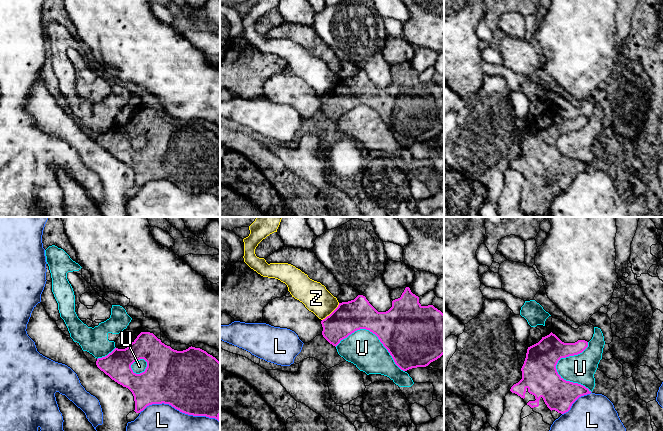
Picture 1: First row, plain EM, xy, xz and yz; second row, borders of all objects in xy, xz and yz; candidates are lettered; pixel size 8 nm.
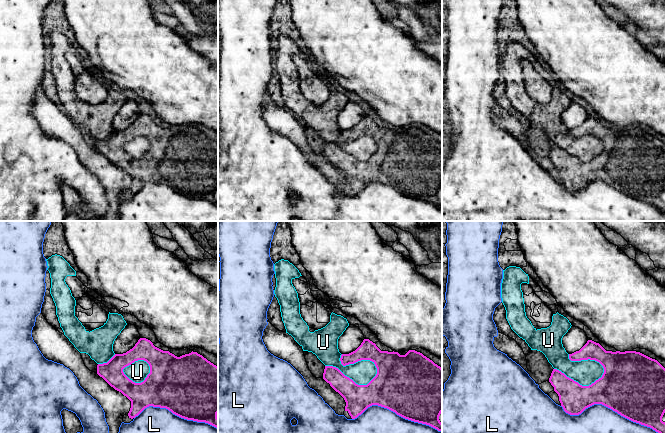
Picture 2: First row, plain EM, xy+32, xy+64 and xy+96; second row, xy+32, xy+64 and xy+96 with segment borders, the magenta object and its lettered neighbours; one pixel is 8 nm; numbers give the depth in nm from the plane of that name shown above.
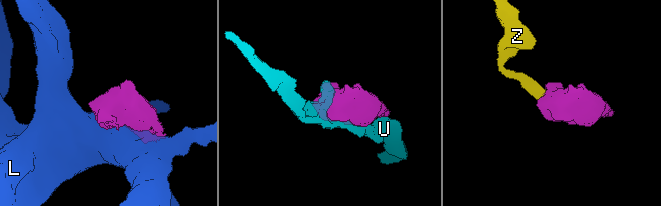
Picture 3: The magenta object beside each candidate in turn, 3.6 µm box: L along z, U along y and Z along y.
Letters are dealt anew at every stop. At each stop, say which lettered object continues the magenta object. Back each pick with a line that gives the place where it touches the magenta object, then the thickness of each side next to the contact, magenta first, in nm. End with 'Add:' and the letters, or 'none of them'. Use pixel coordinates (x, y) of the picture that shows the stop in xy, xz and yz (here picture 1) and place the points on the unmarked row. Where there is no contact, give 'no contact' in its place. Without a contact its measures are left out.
Add: none of them

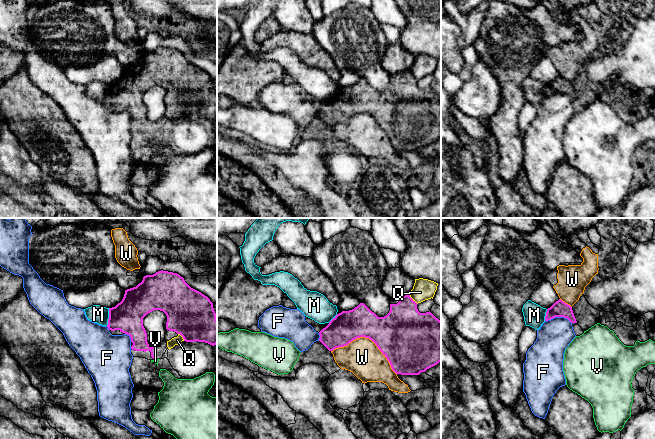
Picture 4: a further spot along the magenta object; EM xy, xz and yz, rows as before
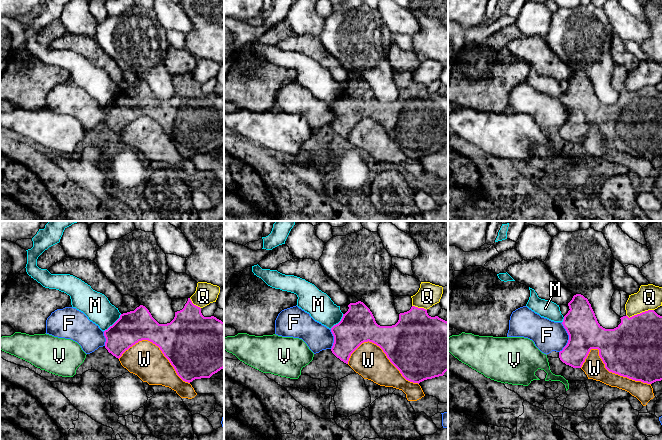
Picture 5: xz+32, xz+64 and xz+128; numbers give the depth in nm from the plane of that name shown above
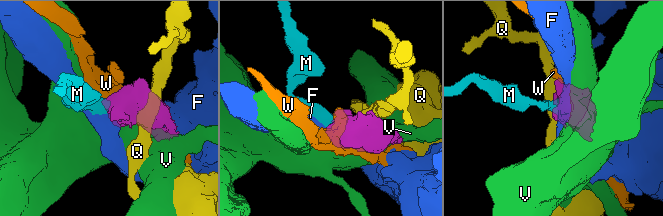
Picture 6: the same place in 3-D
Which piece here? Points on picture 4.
Add: none of them

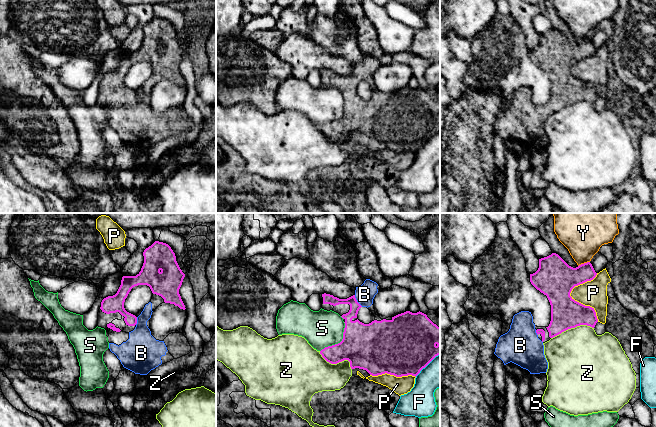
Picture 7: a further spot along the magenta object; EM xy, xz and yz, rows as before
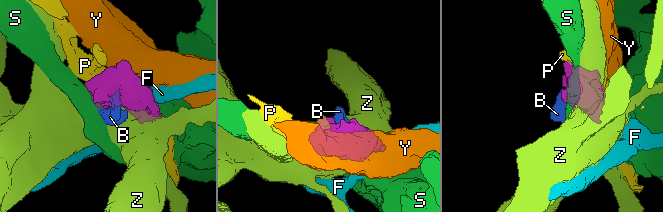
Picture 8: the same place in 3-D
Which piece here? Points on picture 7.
B: xz (356, 77) | 190/160 nm
Add: B

